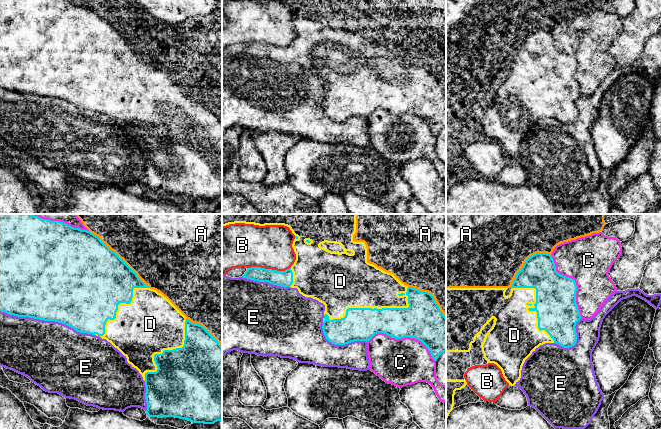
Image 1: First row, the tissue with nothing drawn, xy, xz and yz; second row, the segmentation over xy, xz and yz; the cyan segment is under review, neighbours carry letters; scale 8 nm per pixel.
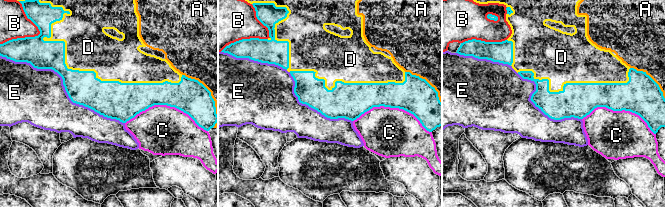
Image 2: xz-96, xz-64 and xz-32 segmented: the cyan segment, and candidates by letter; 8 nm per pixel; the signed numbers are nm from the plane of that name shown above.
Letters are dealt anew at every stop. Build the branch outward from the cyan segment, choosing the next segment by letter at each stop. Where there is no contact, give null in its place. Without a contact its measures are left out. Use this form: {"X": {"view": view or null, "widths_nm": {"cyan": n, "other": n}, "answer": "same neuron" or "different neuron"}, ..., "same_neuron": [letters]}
{"A": {"view": "xy", "widths_nm": {"cyan": 500, "other": 420}, "answer": "different neuron"}, "B": {"view": "xz", "widths_nm": {"cyan": 130, "other": 340}, "answer": "different neuron"}, "C": {"view": "xz", "widths_nm": {"cyan": 320, "other": 380}, "answer": "different neuron"}, "D": {"view": "xz", "widths_nm": {"cyan": 280, "other": 380}, "answer": "different neuron"}, "E": {"view": "xy", "widths_nm": {"cyan": 500, "other": 500}, "answer": "different neuron"}, "same_neuron": []}

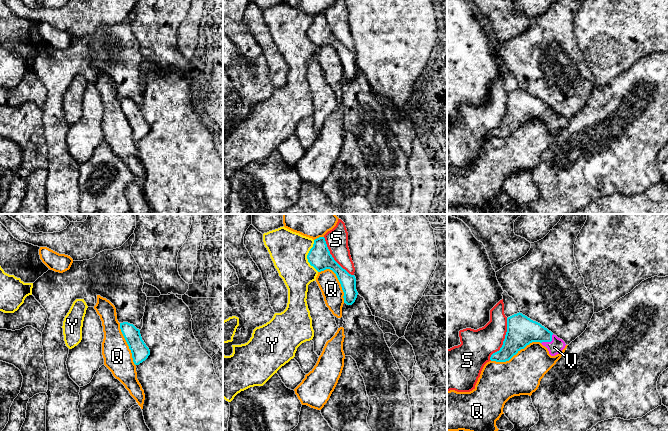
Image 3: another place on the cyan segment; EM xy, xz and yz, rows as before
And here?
{"Q": {"view": "yz", "widths_nm": {"cyan": 240, "other": 320}, "answer": "different neuron"}, "S": {"view": "yz", "widths_nm": {"cyan": 240, "other": 260}, "answer": "different neuron"}, "V": {"view": "yz", "widths_nm": {"cyan": 240, "other": 120}, "answer": "same neuron"}, "Y": {"view": "xz", "widths_nm": {"cyan": 180, "other": 300}, "answer": "different neuron"}, "same_neuron": ["V"]}

